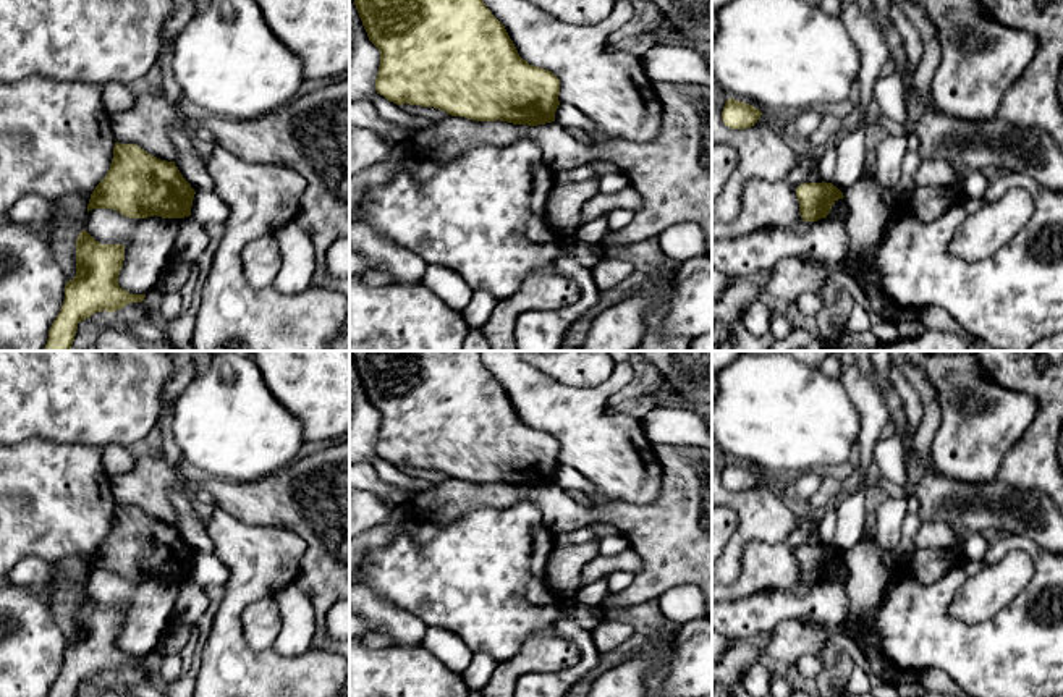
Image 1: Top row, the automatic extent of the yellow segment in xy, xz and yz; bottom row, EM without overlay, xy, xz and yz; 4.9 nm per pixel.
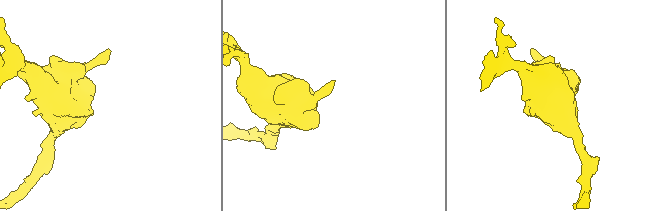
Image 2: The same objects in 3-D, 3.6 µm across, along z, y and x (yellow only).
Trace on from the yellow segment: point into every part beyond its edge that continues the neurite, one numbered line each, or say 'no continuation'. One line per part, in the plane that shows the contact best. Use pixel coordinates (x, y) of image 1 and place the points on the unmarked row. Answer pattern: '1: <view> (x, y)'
no continuation

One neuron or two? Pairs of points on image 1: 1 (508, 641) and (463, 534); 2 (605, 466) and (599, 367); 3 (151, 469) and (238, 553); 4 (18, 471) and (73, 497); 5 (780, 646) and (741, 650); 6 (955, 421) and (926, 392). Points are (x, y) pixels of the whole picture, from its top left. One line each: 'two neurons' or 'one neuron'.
1: one neuron
2: two neurons
3: two neurons
4: one neuron
5: one neuron
6: two neurons

